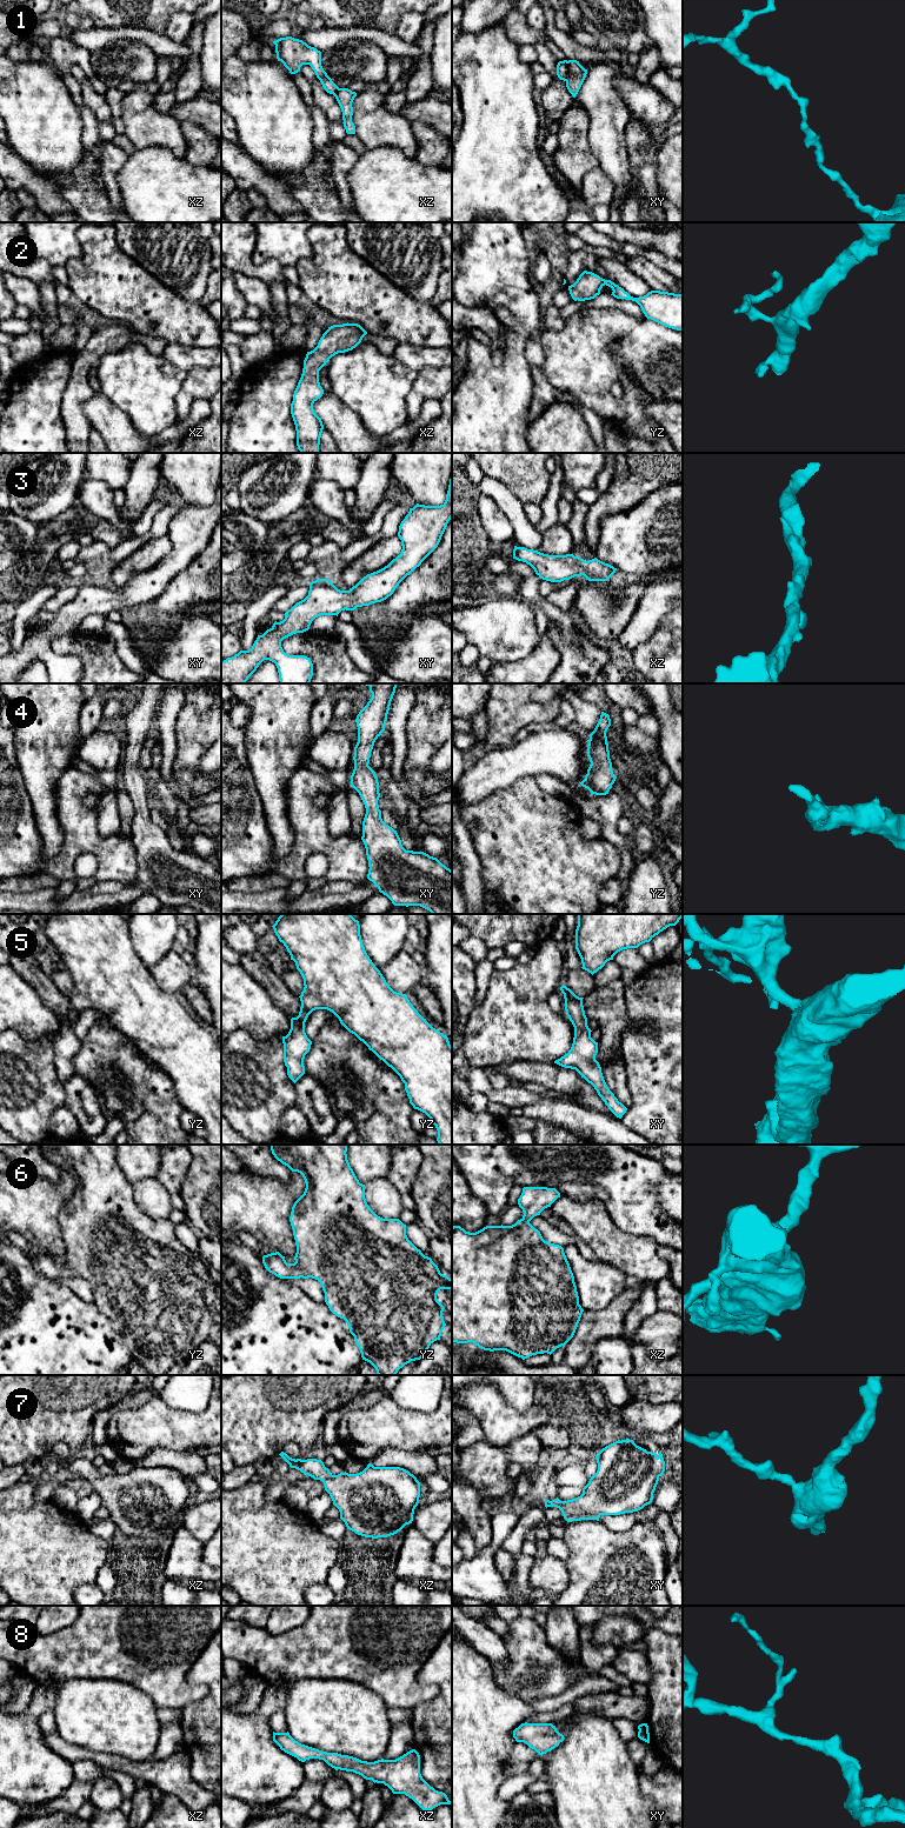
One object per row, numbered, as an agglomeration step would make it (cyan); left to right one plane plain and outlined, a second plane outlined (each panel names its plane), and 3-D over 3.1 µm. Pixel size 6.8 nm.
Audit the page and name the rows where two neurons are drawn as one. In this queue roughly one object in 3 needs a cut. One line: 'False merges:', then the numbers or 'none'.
False merges: 1

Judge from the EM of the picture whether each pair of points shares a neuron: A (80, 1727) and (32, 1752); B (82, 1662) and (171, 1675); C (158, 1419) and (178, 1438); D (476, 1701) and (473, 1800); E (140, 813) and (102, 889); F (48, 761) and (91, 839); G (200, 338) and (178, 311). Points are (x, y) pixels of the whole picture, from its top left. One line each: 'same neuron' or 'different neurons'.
A: different neurons
B: same neuron
C: same neuron
D: same neuron
E: same neuron
F: different neurons
G: same neuron

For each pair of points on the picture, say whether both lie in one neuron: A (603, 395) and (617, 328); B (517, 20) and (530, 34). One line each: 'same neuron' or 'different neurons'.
A: same neuron
B: same neuron

